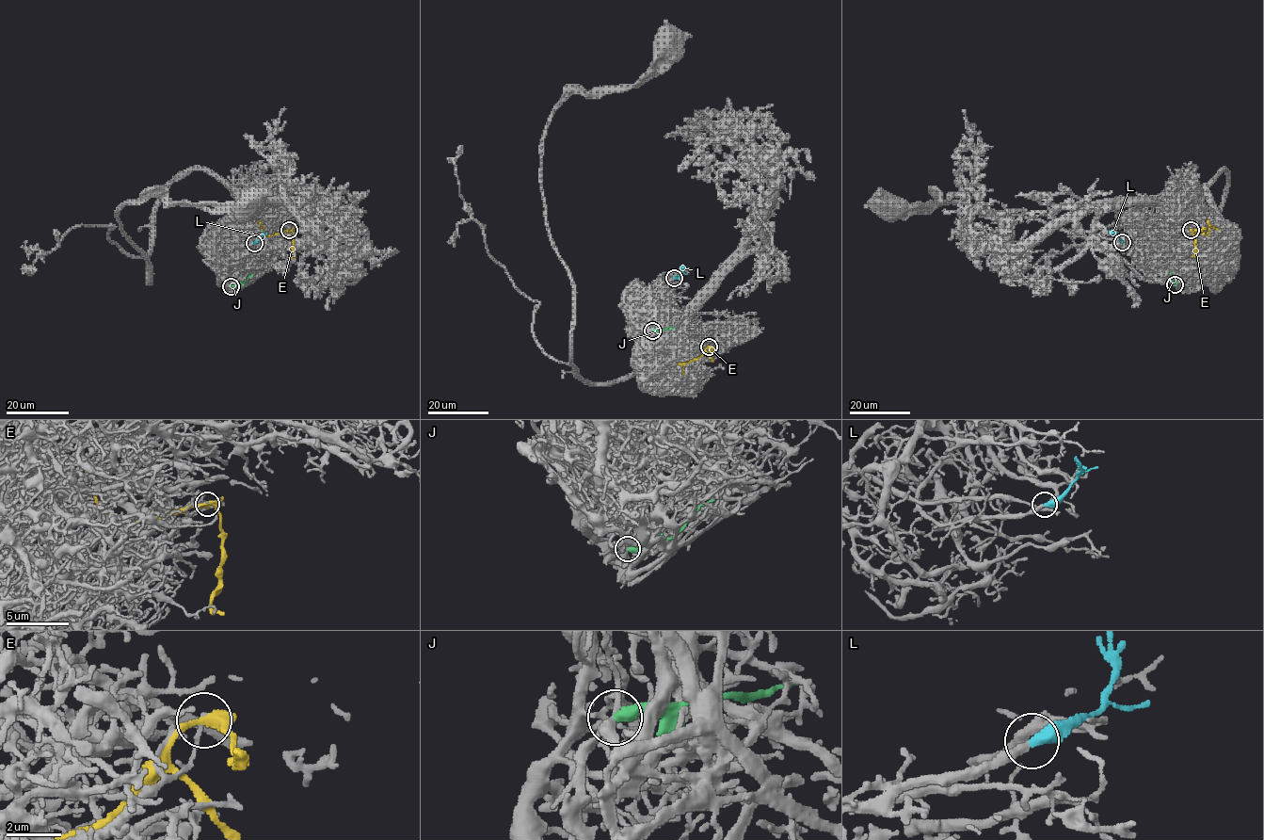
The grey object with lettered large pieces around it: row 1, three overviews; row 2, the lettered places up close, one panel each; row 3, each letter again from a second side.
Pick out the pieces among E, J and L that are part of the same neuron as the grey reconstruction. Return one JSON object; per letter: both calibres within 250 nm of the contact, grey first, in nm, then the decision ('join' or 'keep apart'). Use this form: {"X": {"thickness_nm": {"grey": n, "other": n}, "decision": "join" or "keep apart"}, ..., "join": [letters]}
{"E": {"thickness_nm": {"grey": 160, "other": 320}, "decision": "keep apart"}, "J": {"thickness_nm": {"grey": 280, "other": 440}, "decision": "keep apart"}, "L": {"thickness_nm": {"grey": 300, "other": 480}, "decision": "join"}, "join": ["L"]}

